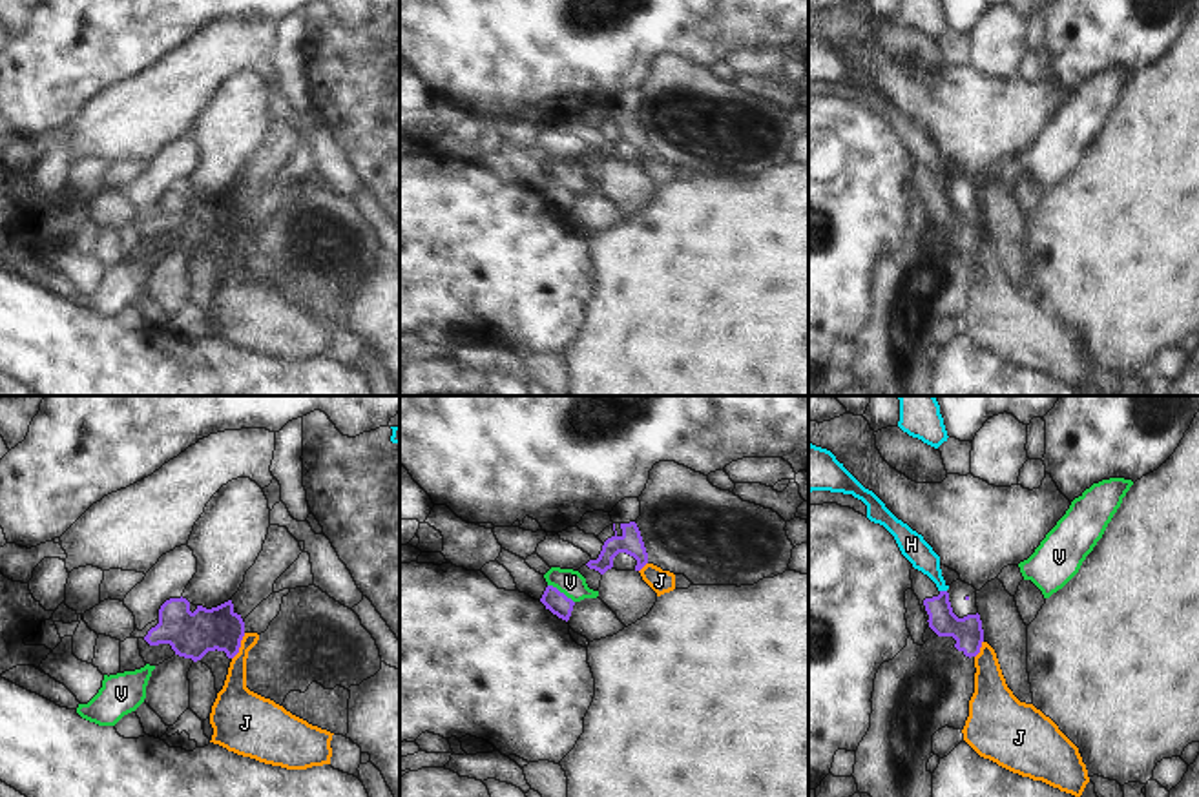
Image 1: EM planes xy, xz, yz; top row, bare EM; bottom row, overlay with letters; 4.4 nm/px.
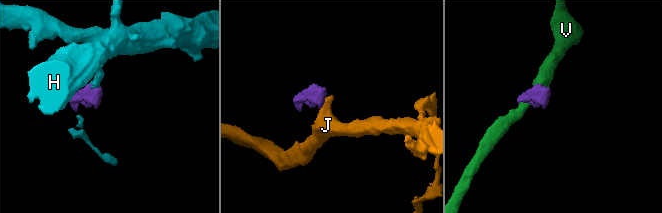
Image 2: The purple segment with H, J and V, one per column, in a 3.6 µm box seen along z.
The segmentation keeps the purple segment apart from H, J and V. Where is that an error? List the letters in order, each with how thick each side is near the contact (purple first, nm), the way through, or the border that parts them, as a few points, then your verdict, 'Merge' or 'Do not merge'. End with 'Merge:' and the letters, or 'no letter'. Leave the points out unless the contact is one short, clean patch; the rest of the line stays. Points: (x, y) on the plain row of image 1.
H: Thickness 130 nm (purple) against 120 nm. Path across: yz (968, 223), (944, 205), (944, 183), (929, 155), (913, 137). Merge
J: Thickness 200 nm (purple) against 170 nm. Boundary: xy (245, 225), (239, 243), (232, 250). Do not merge
V: Thickness 100 nm (purple) against 120 nm. Boundary: xz (548, 175), (555, 177), (573, 194). Do not merge
Merge: H

